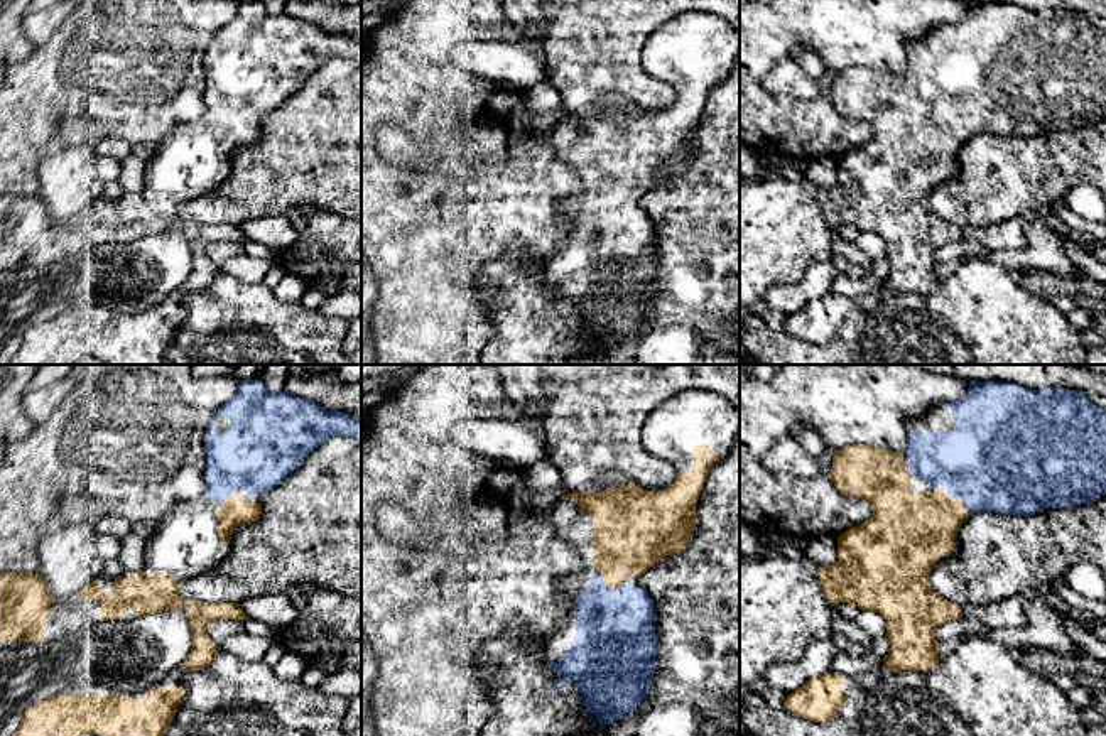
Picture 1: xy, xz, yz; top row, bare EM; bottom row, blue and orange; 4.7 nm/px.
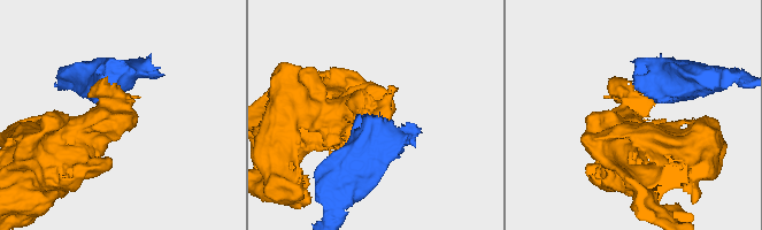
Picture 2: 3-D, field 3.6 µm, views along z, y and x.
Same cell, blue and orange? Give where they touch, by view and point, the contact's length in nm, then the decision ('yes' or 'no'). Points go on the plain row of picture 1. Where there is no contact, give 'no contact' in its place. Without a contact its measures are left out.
xz (610, 210) | 130 nm | yes

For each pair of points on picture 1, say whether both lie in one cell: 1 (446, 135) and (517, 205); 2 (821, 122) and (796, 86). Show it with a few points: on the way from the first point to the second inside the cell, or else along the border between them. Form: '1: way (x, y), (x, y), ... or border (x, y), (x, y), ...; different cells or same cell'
1: way (449, 167), (449, 196), (466, 213), (485, 213); same cell
2: border (767, 90), (806, 100), (818, 97); different cells

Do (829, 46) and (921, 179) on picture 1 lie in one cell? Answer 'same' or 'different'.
different

